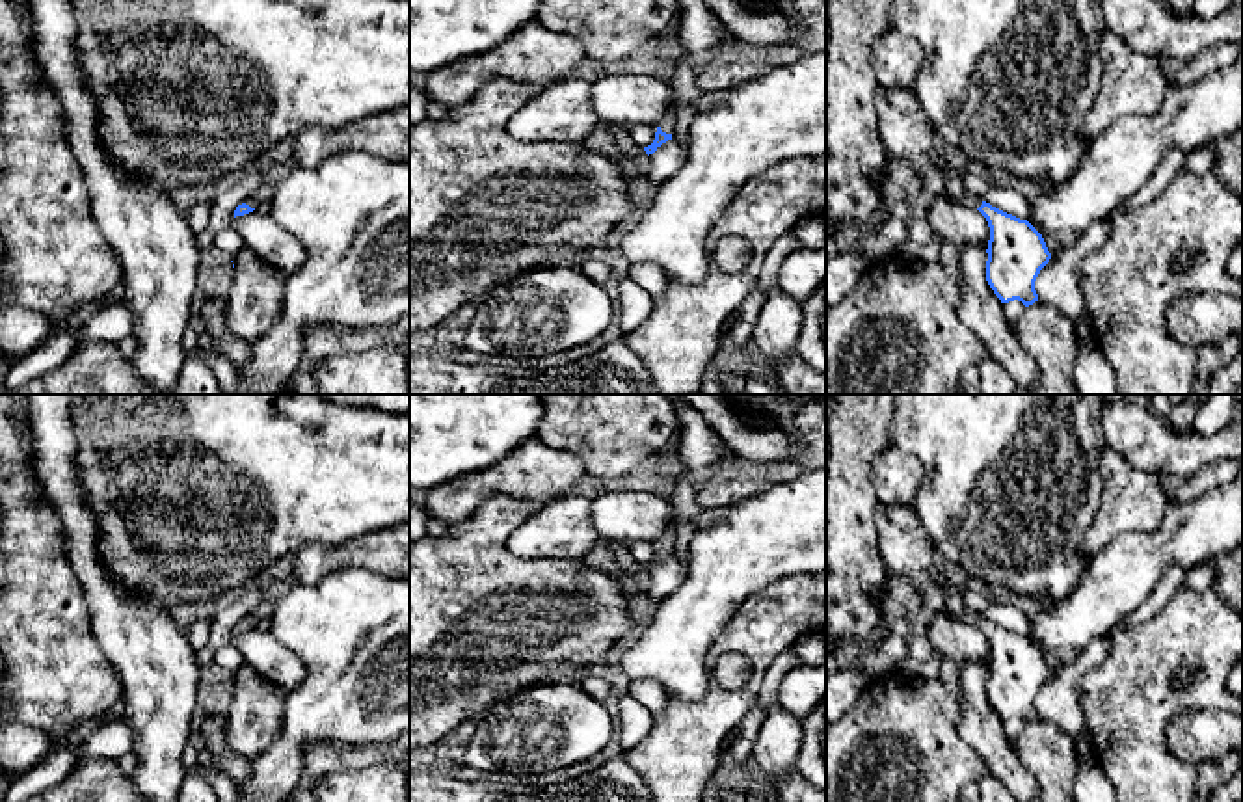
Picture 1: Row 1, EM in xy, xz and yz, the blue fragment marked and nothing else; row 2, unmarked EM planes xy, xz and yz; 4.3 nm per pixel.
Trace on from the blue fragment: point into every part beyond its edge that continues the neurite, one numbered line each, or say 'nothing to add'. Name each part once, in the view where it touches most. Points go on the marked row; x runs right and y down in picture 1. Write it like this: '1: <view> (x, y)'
1: xz (668, 123)

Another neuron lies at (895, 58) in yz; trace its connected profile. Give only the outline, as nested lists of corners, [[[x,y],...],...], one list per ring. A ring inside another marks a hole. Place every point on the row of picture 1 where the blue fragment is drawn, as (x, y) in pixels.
[[[888,30],[871,50],[871,65],[880,87],[912,89],[923,63],[921,45],[906,35]]]

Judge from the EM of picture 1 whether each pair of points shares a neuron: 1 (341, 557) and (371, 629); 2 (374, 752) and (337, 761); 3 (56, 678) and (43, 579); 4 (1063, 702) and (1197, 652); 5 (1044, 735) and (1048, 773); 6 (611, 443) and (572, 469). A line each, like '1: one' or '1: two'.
1: two
2: one
3: one
4: two
5: one
6: two

